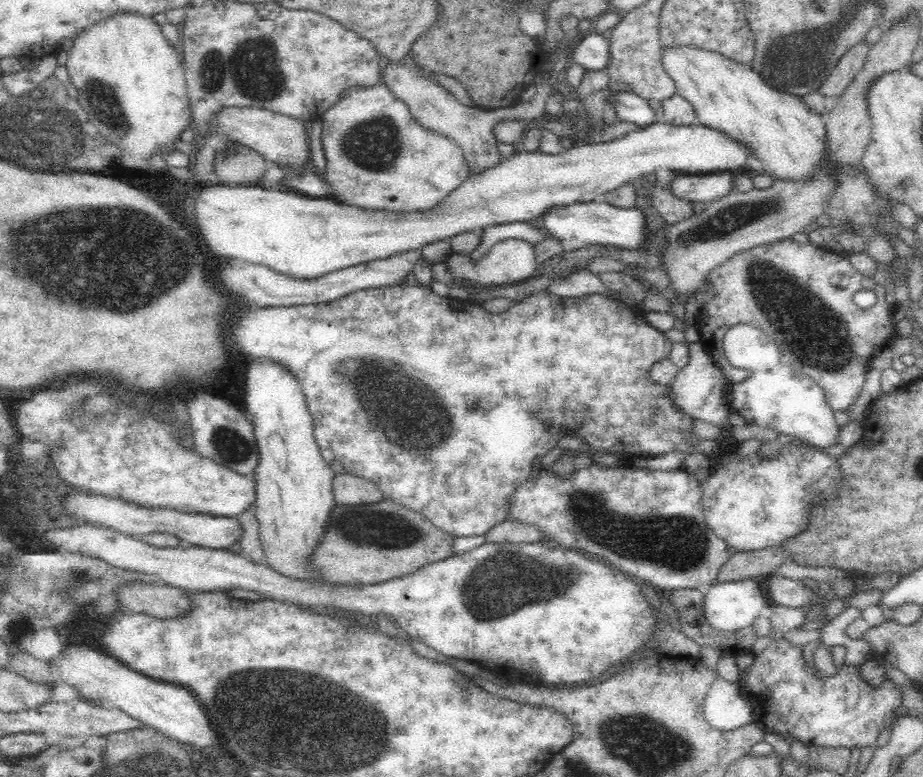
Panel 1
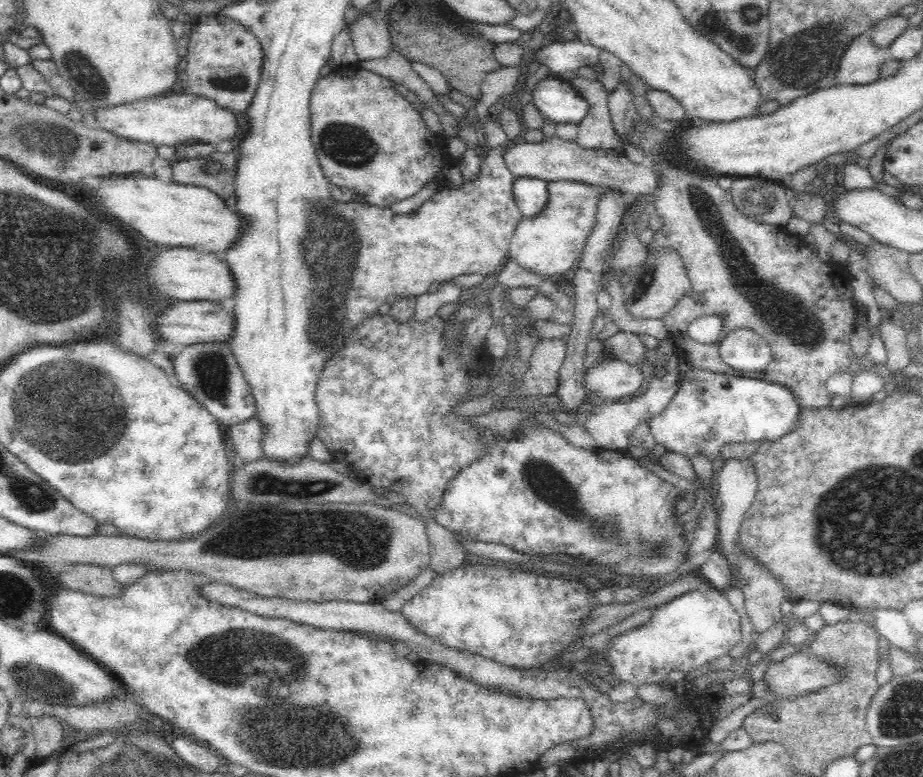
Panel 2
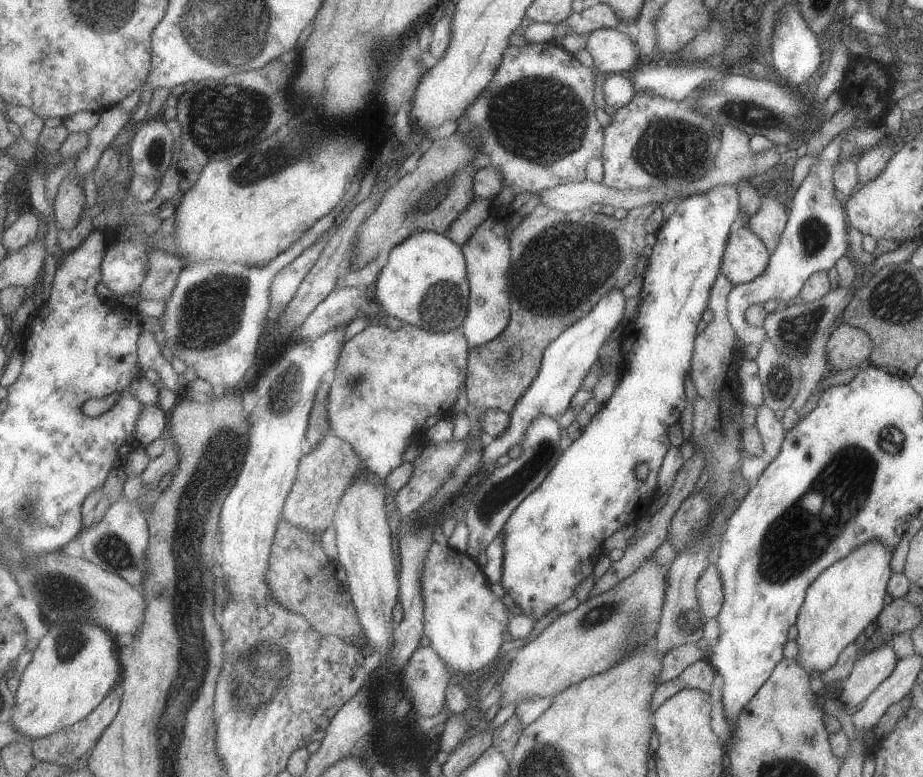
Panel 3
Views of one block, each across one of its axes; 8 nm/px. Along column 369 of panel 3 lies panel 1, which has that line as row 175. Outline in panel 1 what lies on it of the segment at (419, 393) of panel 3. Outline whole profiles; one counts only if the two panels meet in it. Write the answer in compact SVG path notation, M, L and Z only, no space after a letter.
M384 84L373 86L372 89L361 89L354 91L341 104L338 104L332 110L328 110L322 122L322 141L323 150L326 158L327 171L324 178L331 186L332 195L347 203L356 204L357 206L368 206L375 208L388 208L389 210L428 210L440 204L440 200L446 198L445 196L454 190L460 183L468 177L467 168L465 168L465 160L461 148L458 148L450 139L436 135L434 133L426 132L418 125L416 119L411 115L408 107L400 102L398 98L394 97L390 90Z

